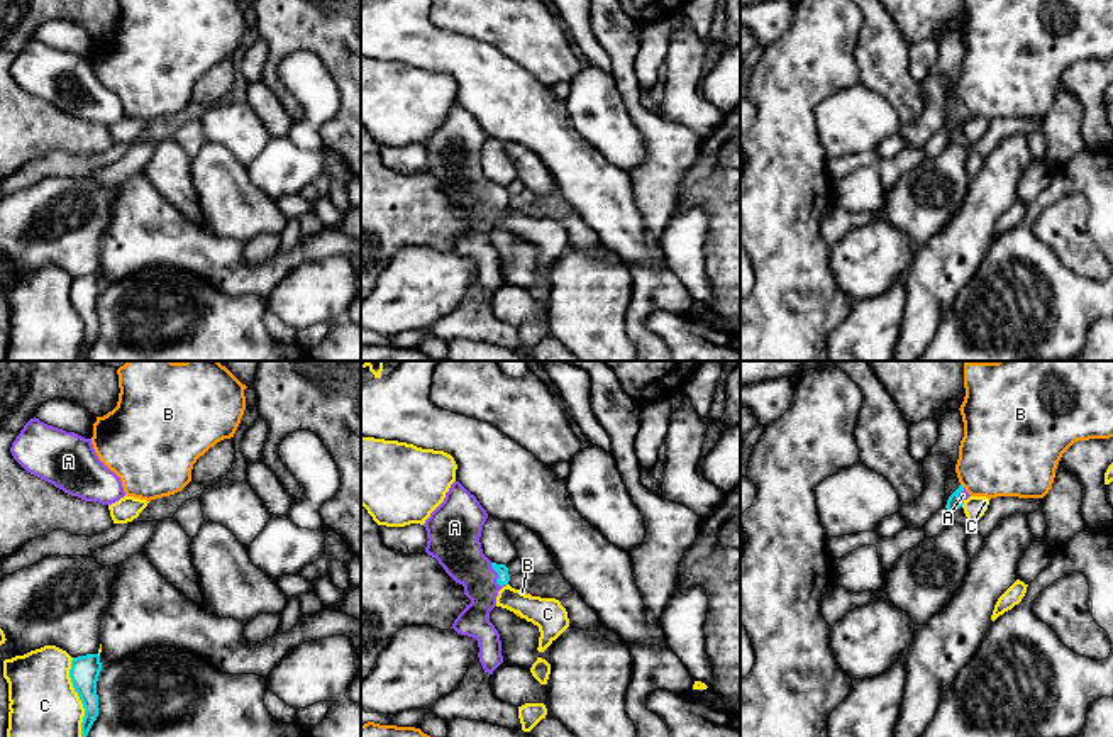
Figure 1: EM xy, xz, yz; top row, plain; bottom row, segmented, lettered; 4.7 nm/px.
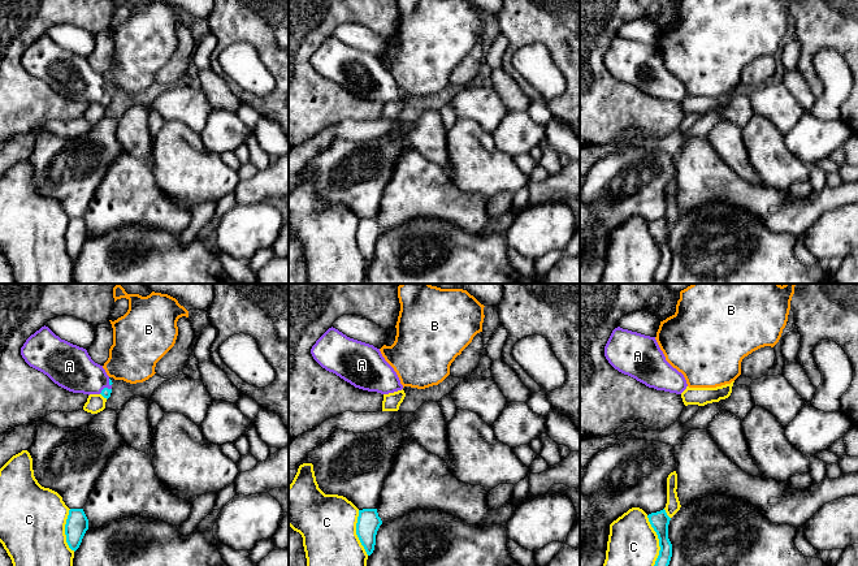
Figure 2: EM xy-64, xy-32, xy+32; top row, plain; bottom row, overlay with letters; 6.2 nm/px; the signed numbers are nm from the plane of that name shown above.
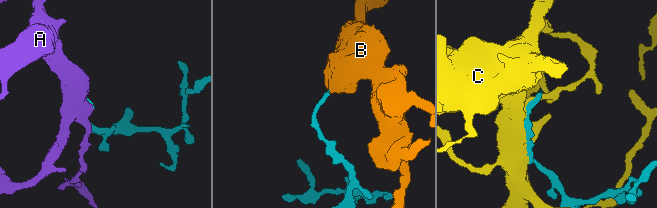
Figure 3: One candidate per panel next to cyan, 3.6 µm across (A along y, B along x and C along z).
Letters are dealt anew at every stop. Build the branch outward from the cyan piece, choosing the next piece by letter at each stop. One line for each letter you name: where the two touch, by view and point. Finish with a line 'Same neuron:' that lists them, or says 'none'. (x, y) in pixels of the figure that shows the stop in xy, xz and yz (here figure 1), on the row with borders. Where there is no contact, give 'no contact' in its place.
A: xz (498, 576)
Same neuron: A

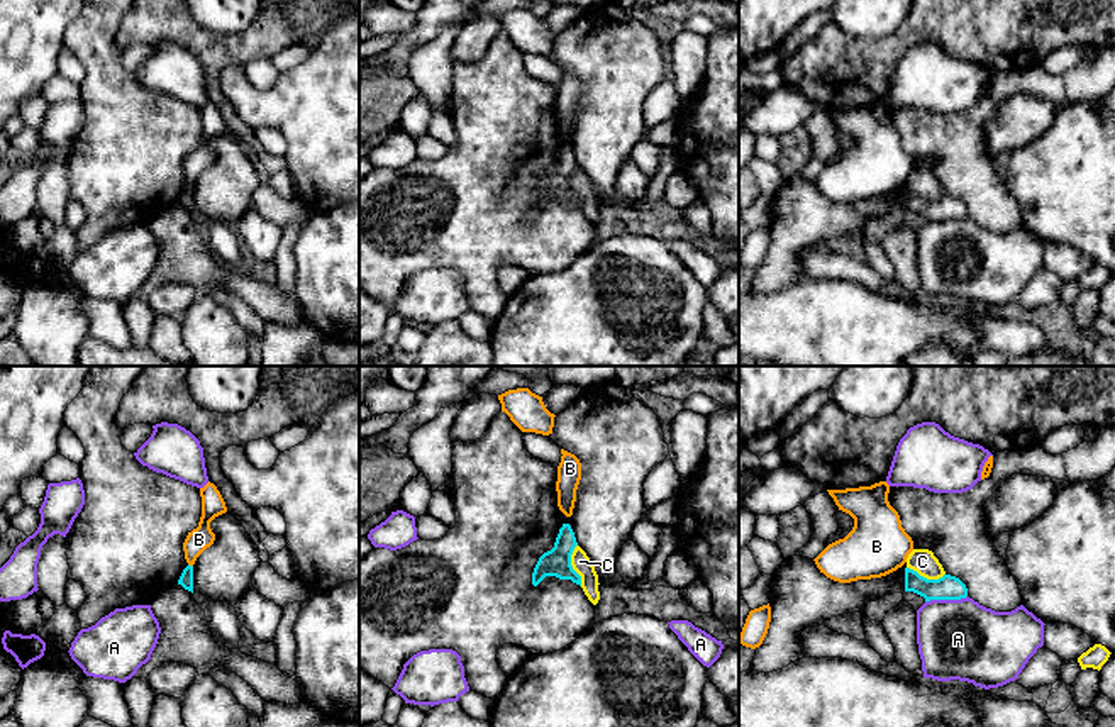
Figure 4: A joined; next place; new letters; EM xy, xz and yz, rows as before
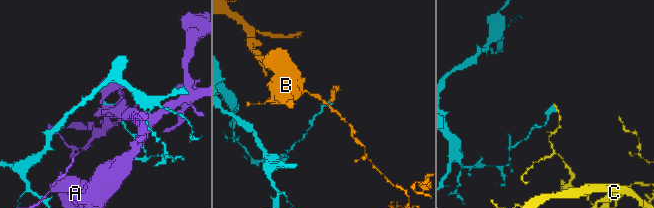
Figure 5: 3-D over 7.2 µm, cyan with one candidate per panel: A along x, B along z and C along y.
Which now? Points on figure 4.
Same neuron: none

